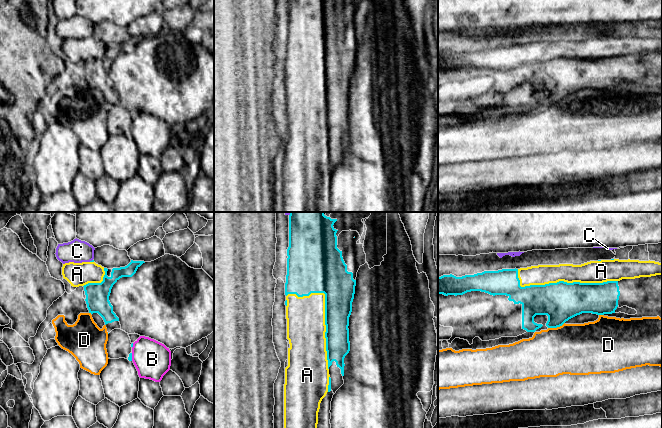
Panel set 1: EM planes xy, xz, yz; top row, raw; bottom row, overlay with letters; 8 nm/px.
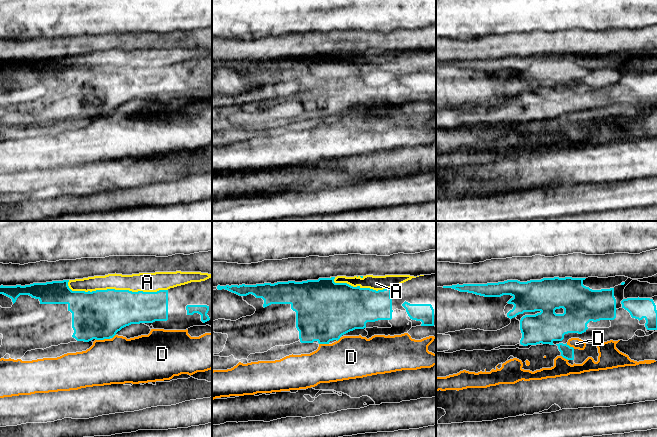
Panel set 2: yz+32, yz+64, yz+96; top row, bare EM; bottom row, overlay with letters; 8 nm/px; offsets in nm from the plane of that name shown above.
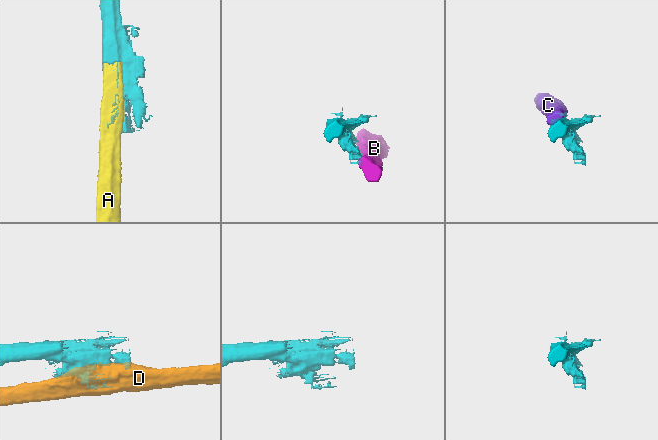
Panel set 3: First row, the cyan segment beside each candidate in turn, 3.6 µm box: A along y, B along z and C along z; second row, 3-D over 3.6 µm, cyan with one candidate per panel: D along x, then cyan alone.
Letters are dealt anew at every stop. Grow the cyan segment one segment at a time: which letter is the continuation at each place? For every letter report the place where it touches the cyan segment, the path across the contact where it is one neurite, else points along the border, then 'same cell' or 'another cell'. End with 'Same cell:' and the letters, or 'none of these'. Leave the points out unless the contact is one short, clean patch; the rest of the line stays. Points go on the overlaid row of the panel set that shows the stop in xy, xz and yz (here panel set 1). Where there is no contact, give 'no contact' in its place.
A: yz (561, 281) | same cell
B: xy (131, 357) | along xy (131, 353), (132, 360) | another cell
C: xy (90, 261) | another cell
D: yz (556, 327) | another cell
Same cell: A

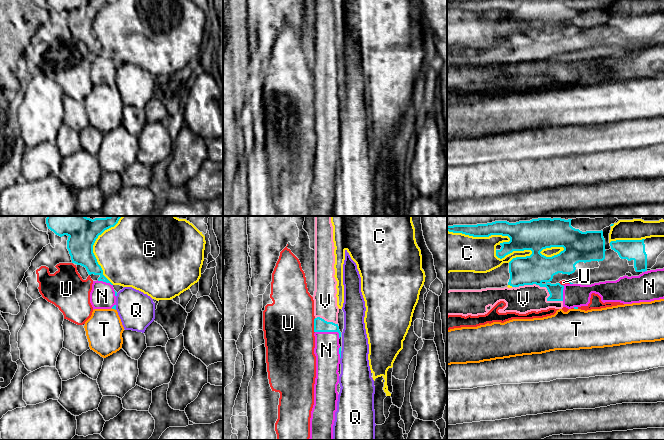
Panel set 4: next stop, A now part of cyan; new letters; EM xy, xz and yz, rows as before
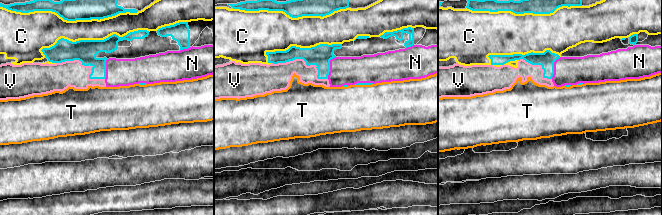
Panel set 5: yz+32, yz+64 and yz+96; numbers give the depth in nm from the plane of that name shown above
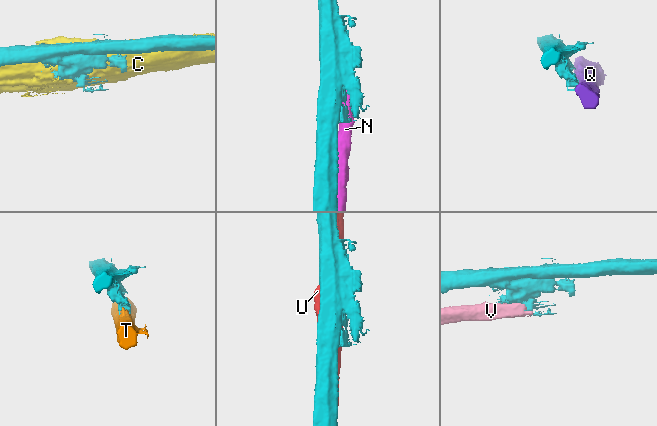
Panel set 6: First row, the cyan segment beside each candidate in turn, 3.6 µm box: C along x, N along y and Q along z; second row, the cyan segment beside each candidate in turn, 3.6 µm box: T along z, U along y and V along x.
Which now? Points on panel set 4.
C: yz (479, 236) | another cell
N: xz (329, 331) | along xz (315, 331), (336, 331), (339, 338) | another cell
Q: xz (340, 355) | along xz (341, 351), (340, 358) | another cell
T: xy (113, 308) | along xy (111, 308), (115, 310) | another cell
U: xz (314, 325) | another cell
V: yz (544, 286) | another cell
Same cell: none of these

